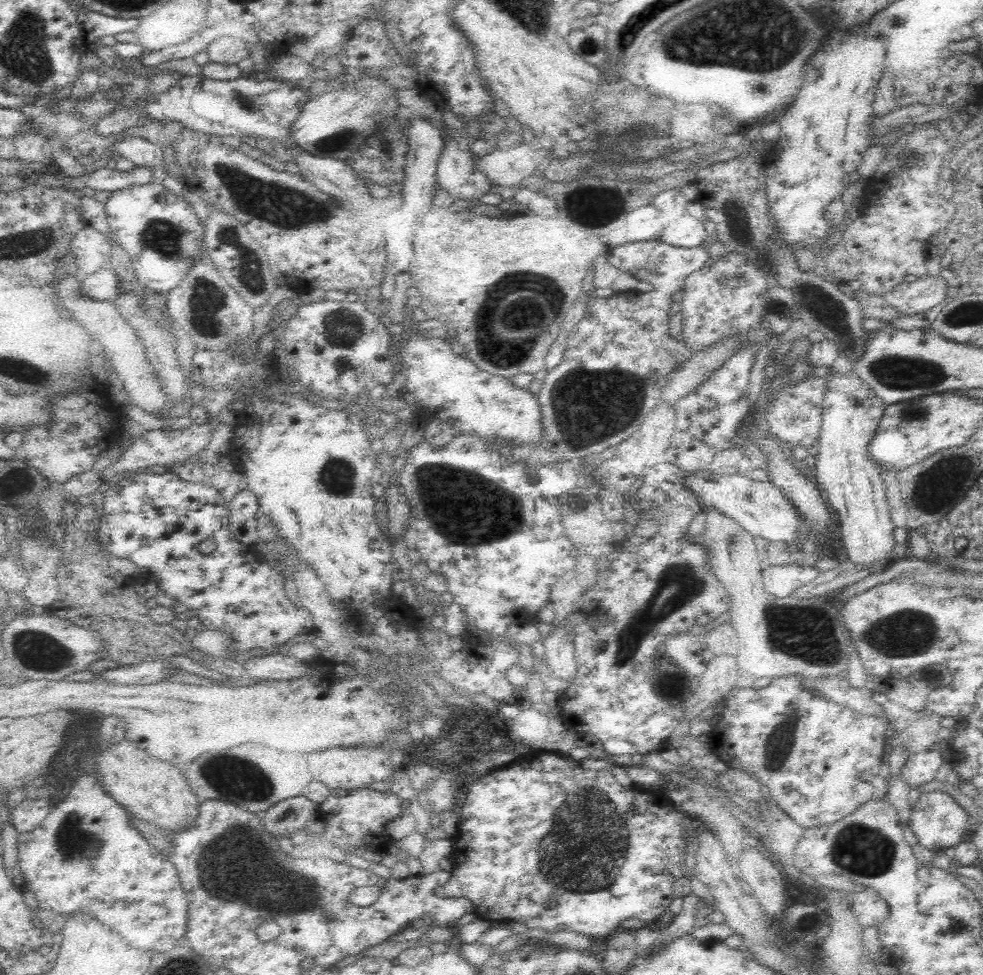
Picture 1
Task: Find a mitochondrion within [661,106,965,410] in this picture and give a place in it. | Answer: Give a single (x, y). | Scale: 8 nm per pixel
(895, 372)

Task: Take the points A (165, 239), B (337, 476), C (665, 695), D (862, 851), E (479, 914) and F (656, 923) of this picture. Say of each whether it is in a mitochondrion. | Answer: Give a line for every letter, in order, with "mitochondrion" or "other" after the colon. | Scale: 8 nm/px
A: mitochondrion
B: mitochondrion
C: mitochondrion
D: mitochondrion
E: other
F: other

